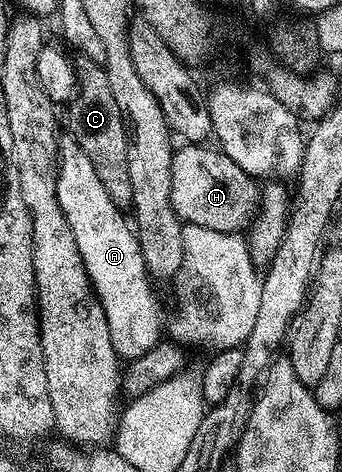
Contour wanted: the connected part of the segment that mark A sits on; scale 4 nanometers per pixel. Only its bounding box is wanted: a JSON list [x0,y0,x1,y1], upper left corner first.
[55,144,163,359]

